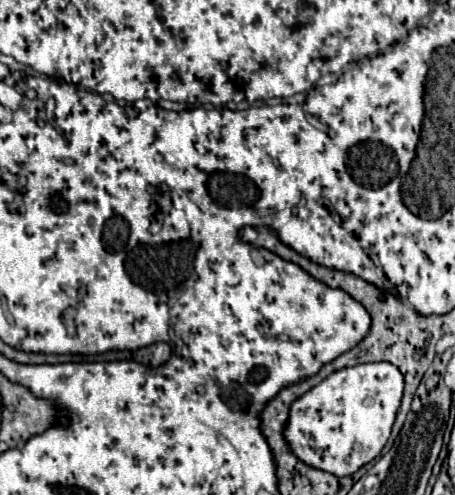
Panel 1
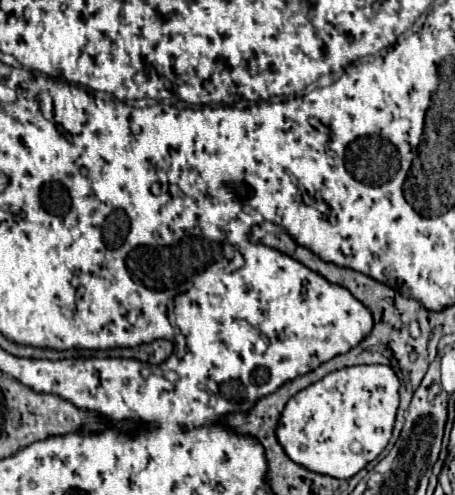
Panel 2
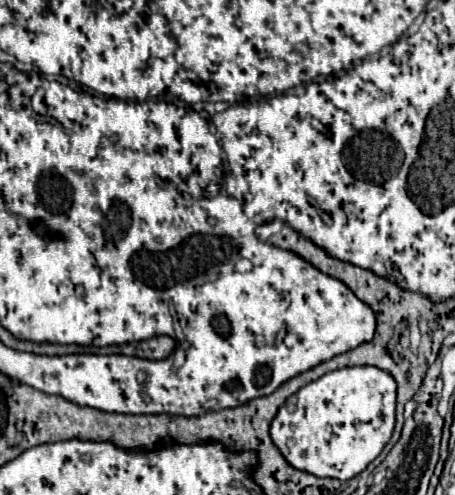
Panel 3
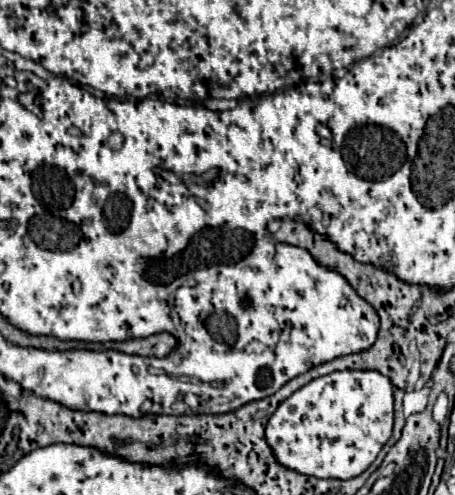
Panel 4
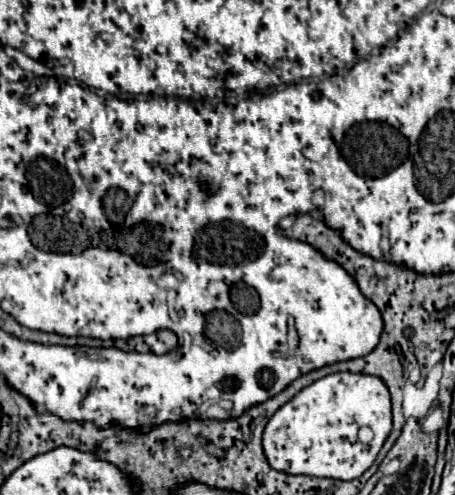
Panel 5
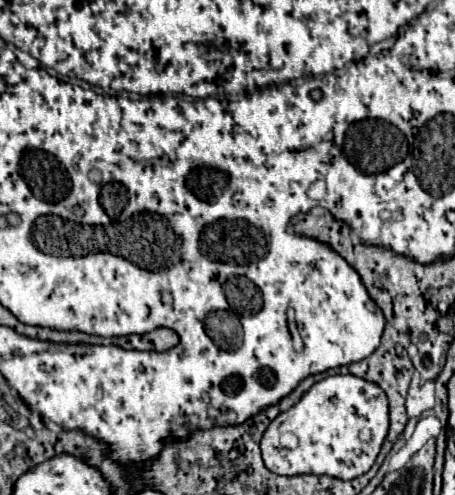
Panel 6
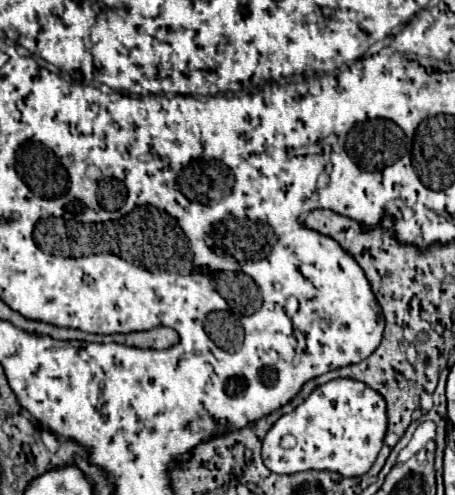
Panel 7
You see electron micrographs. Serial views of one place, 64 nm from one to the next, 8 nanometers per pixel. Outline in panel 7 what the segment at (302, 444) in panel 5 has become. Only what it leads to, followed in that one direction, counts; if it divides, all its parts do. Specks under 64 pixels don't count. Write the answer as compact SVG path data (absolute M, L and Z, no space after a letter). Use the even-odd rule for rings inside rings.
M336 378L316 386L300 406L274 422L262 440L262 460L266 468L276 474L328 470L346 478L356 478L372 468L382 448L386 426L386 404L376 390L352 378ZM286 434L296 438L296 446L290 450L280 446L280 438Z

